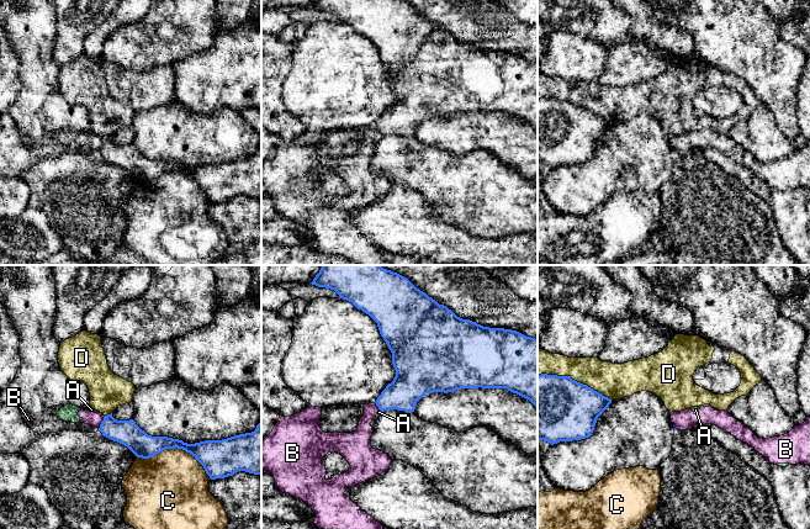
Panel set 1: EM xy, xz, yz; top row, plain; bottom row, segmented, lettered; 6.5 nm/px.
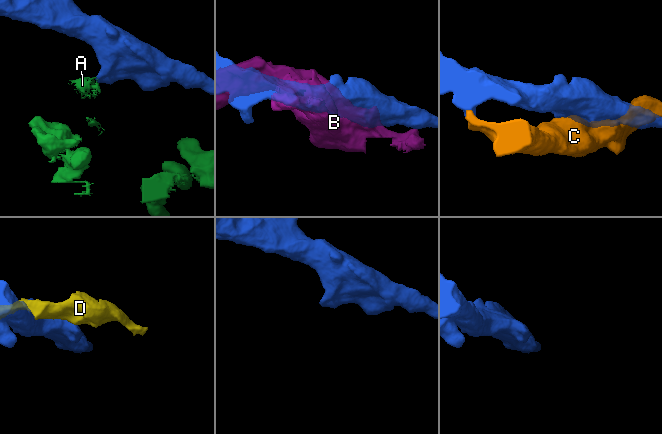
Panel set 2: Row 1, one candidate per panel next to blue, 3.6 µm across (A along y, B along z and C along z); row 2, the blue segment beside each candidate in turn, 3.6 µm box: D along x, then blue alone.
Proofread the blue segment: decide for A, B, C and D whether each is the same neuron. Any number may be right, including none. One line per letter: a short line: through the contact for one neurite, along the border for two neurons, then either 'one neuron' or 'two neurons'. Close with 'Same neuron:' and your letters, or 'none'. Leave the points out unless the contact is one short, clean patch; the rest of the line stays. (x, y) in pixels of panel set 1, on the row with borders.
A: line xz (379, 408), (381, 411); two neurons
B: line xy (105, 416), (99, 428); two neurons
C: two neurons
D: two neurons
Same neuron: none

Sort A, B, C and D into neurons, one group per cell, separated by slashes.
A B / C / D

